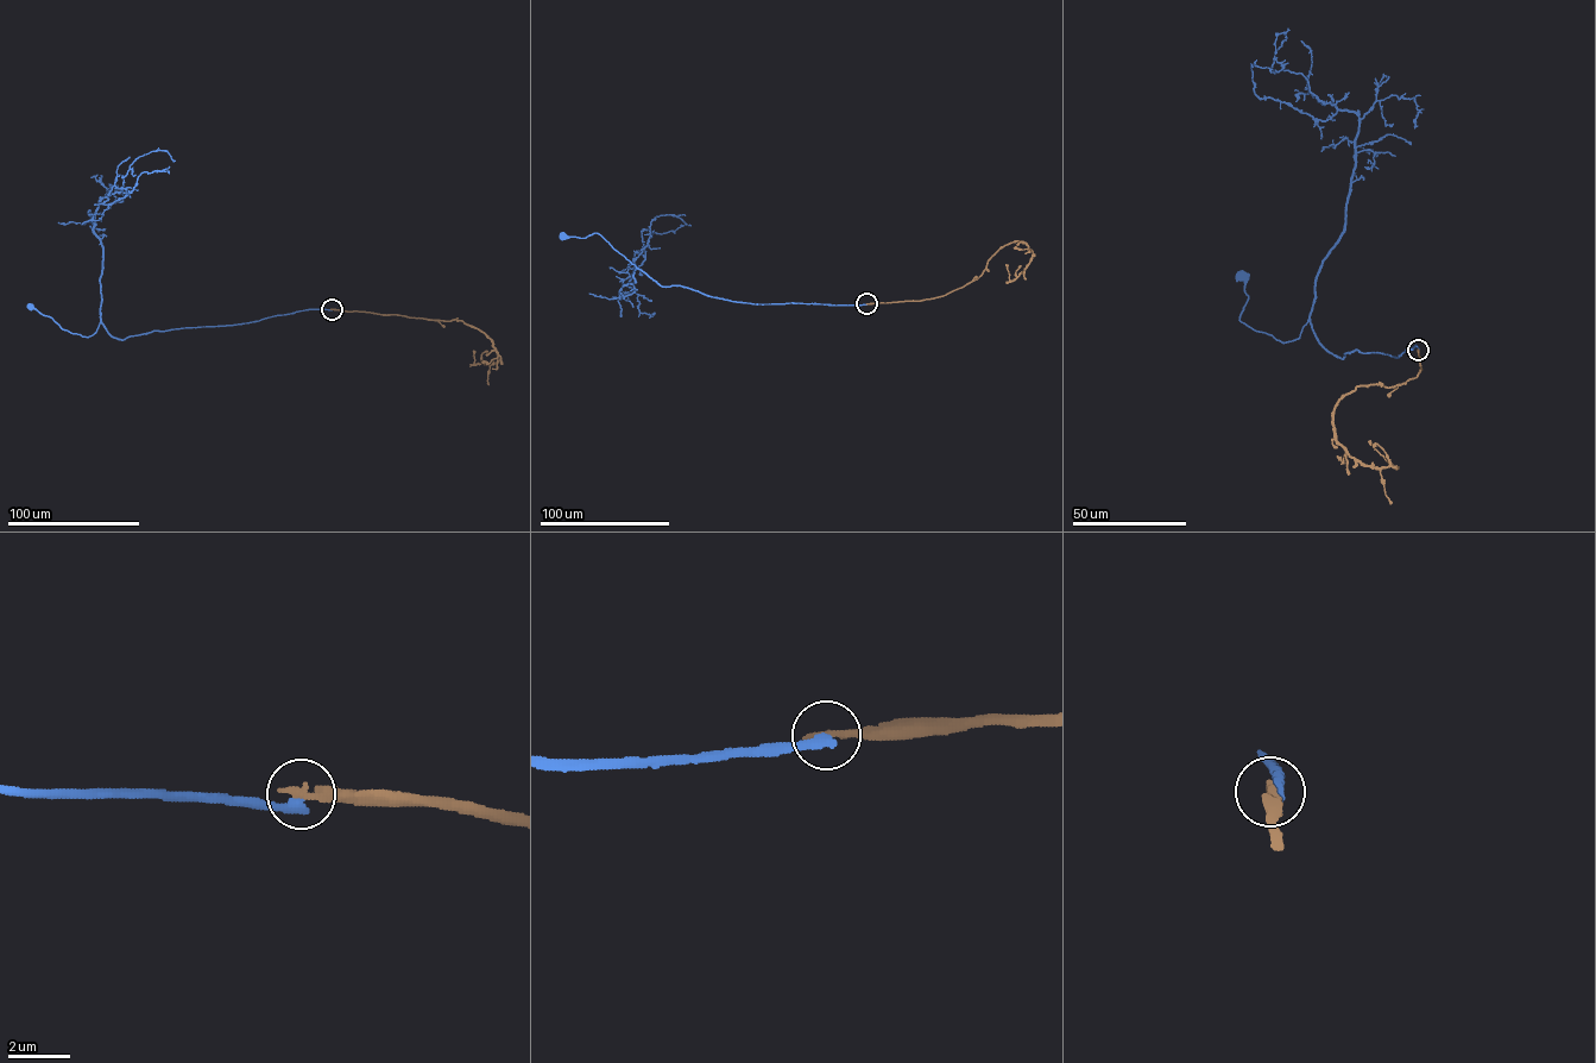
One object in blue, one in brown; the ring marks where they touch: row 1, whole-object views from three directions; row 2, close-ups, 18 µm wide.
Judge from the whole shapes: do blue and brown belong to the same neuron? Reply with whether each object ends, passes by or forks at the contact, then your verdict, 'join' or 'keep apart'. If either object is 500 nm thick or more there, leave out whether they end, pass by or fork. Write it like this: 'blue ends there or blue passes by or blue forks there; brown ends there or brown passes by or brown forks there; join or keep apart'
blue ends there; brown ends there; keep apart

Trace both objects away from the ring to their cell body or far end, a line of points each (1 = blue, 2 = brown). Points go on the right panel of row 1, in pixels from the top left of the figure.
1: (1418, 350), (1337, 357), (1309, 319), (1299, 338), (1276, 340), (1240, 320), (1248, 300), (1242, 275)
2: (1418, 350), (1417, 377), (1357, 385), (1335, 406), (1335, 438), (1350, 455), (1395, 467), (1369, 440)

